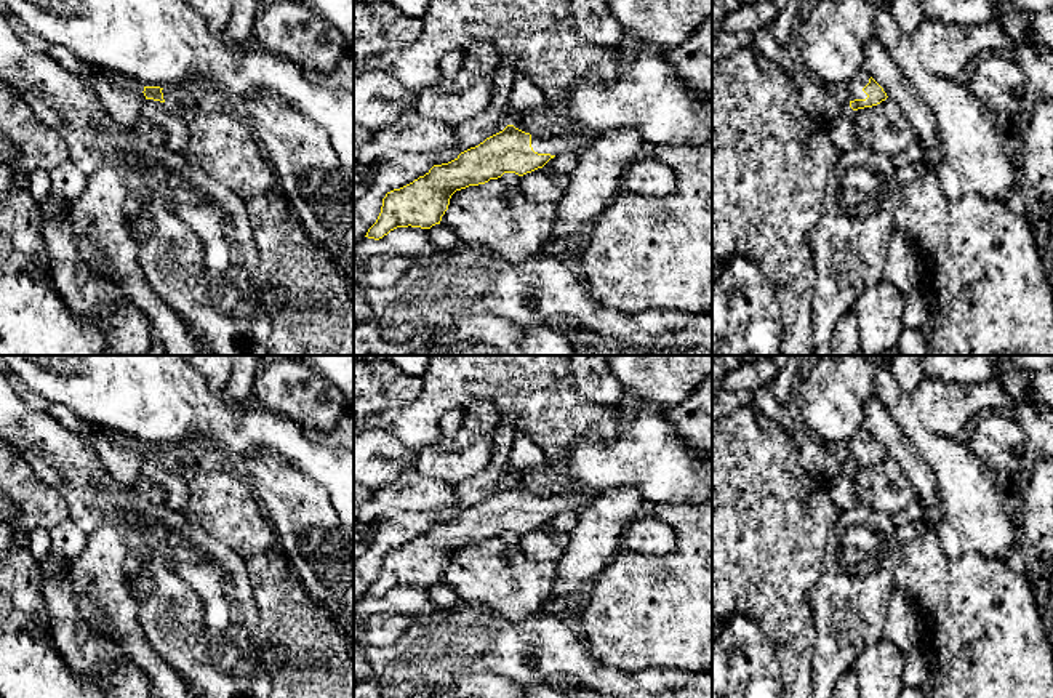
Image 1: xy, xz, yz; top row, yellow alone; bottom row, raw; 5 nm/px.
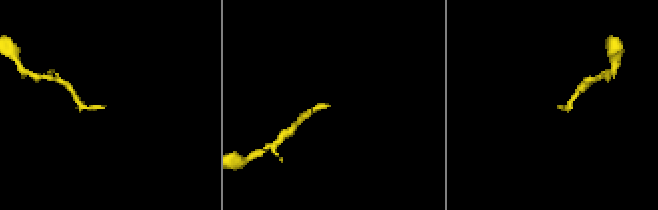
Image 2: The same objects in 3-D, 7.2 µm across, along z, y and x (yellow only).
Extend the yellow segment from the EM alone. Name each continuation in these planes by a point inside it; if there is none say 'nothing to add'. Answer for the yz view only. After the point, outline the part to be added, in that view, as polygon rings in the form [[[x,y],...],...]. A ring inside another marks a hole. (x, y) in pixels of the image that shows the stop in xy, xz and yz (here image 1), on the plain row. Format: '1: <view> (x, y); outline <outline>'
1: yz (855, 445); outline [[[861,429],[847,445],[850,450],[850,459],[866,458],[867,453],[863,447],[869,442],[871,434],[866,429]]]

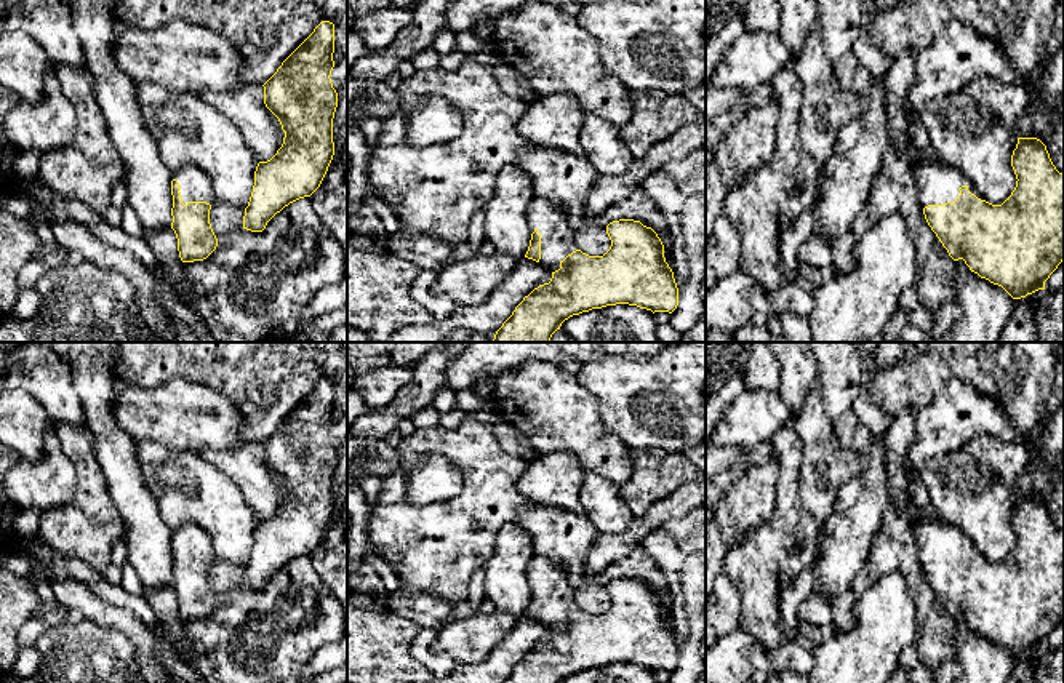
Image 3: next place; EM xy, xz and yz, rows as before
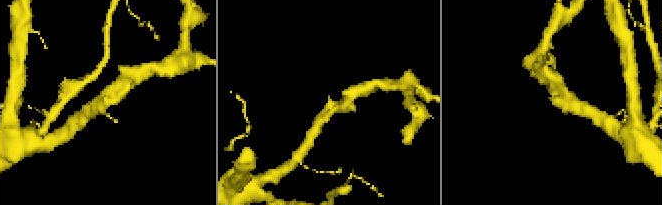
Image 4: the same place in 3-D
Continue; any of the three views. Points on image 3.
1: yz (938, 541); outline [[[901,409],[893,416],[888,430],[882,435],[885,446],[885,470],[888,477],[890,501],[896,504],[899,513],[909,523],[917,542],[922,566],[928,563],[954,561],[960,553],[960,545],[966,544],[971,552],[984,555],[968,541],[968,537],[941,517],[928,523],[918,520],[918,510],[909,499],[909,467],[907,451],[914,441],[915,411]]]

